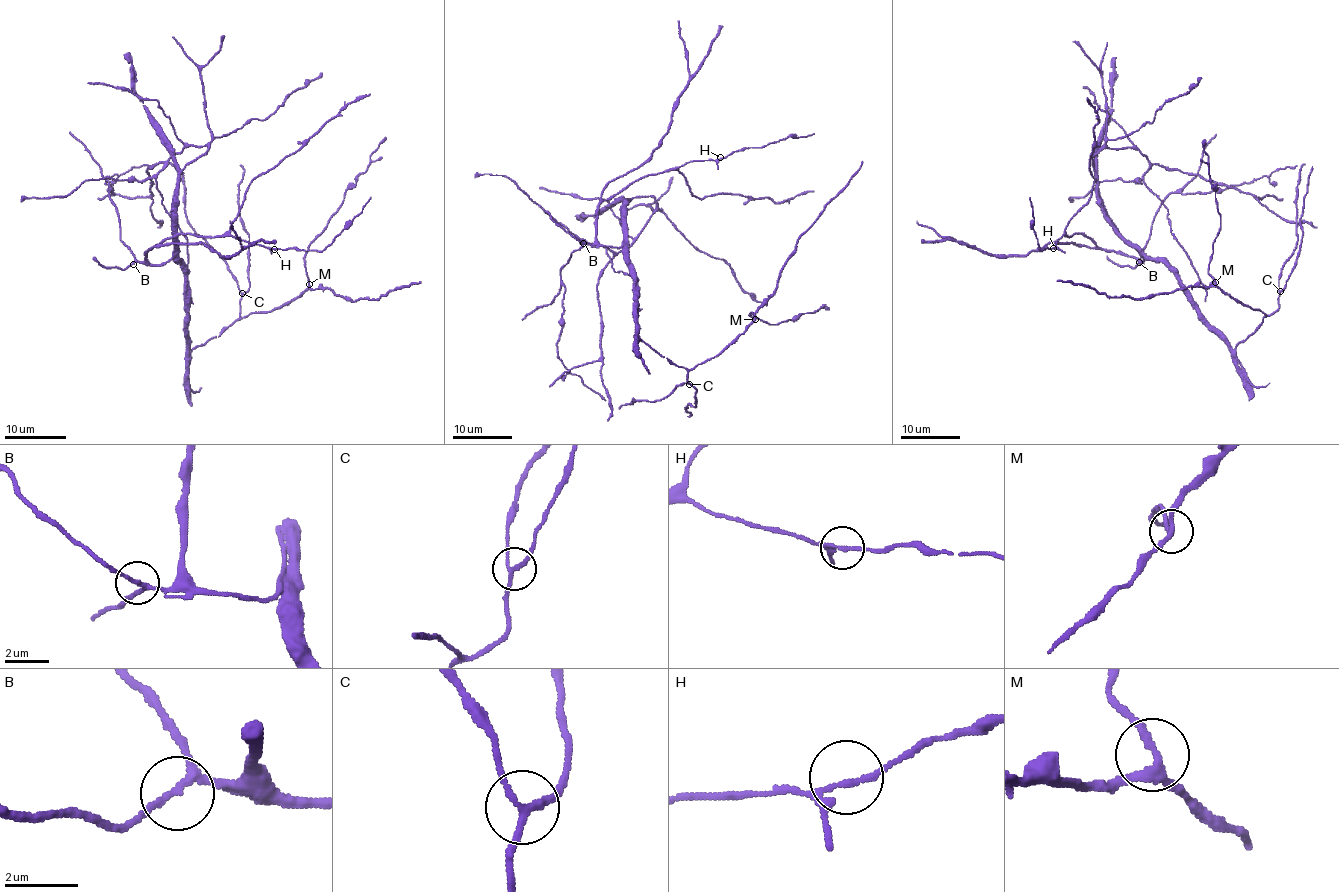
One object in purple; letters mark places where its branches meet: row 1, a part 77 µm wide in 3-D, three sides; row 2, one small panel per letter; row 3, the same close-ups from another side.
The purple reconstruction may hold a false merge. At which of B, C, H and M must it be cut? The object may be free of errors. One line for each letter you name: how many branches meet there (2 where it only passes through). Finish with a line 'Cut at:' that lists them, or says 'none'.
Cut at: none

